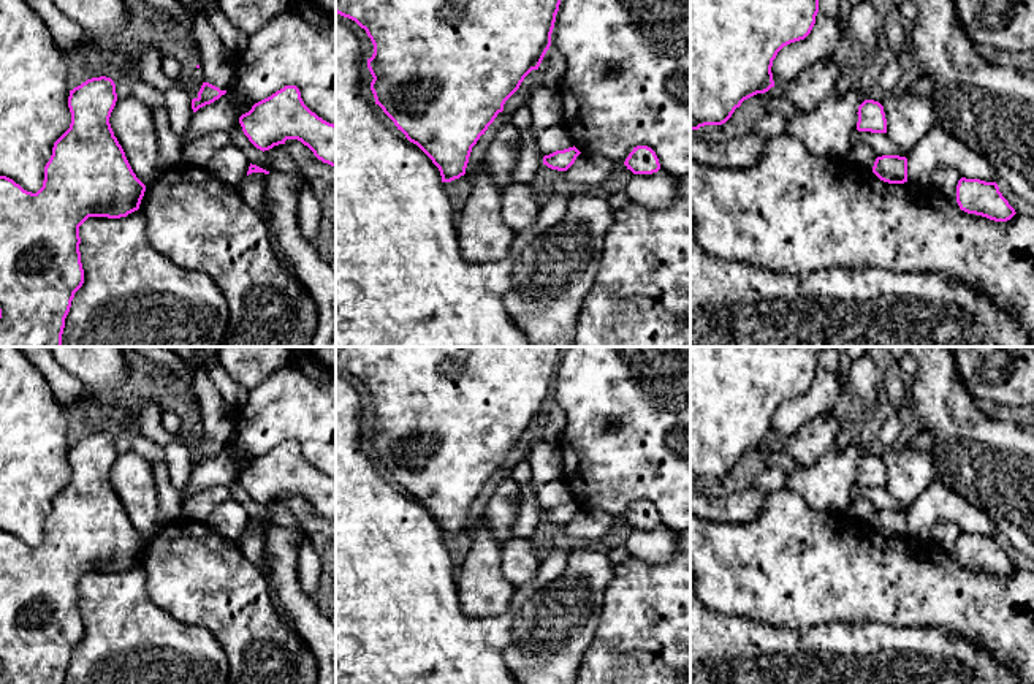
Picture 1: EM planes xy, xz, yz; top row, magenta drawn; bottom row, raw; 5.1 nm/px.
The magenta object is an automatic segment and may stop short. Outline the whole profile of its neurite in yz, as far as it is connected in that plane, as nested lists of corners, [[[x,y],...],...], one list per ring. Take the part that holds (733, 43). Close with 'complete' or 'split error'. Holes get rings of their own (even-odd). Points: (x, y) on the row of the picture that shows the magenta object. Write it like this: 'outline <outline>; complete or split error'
outline [[[690,0],[690,130],[725,124],[744,100],[774,87],[773,60],[784,46],[804,40],[811,33],[817,13],[819,0]]]; complete

